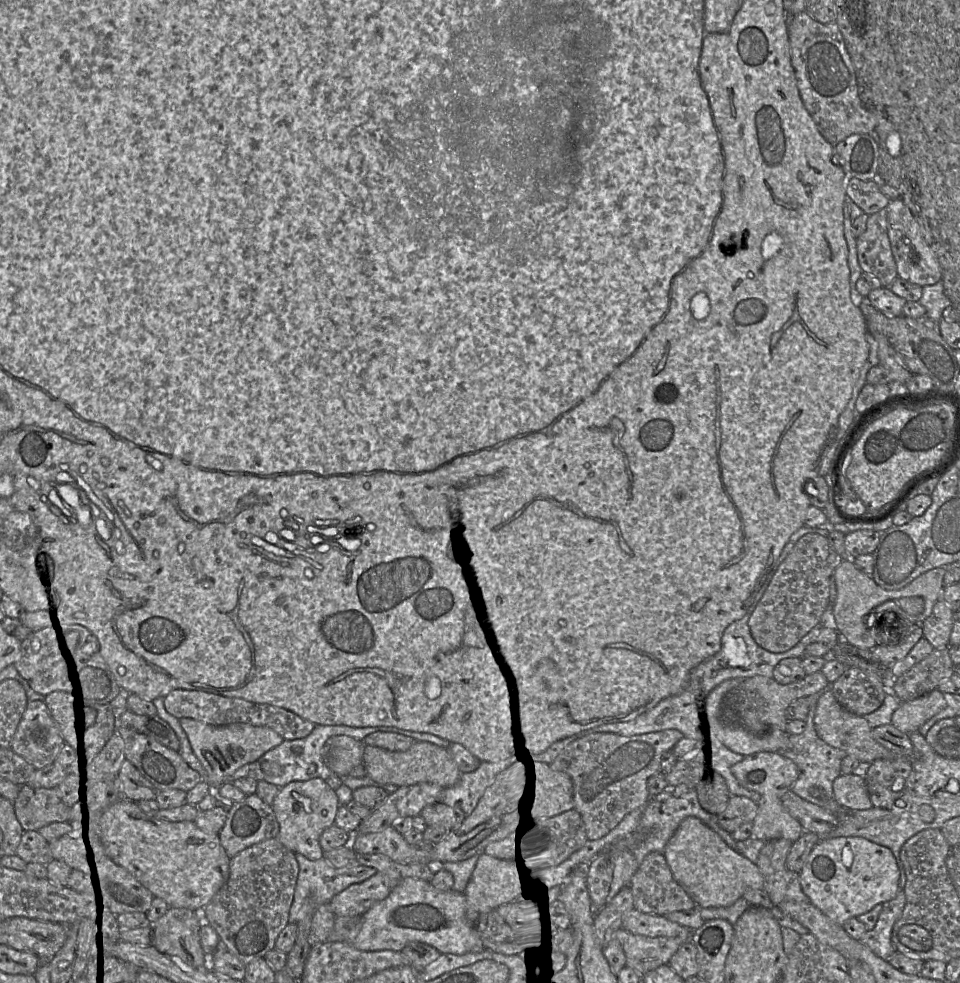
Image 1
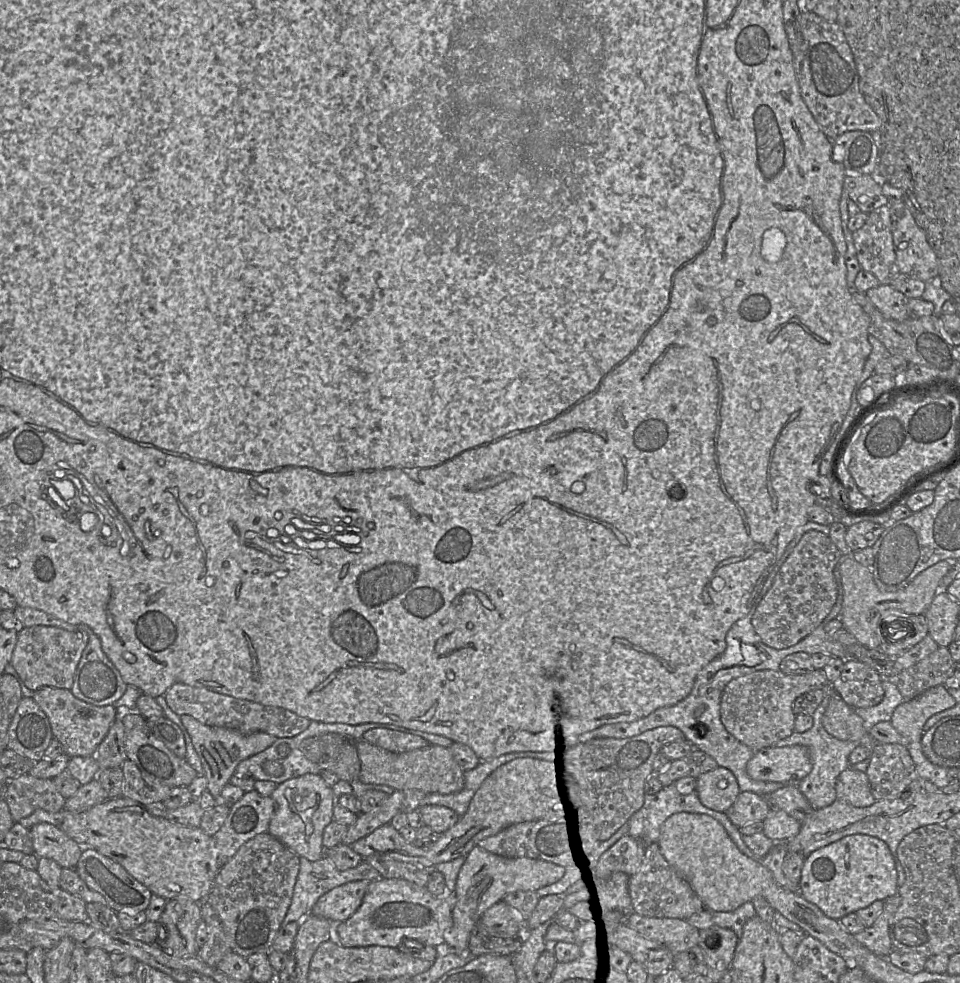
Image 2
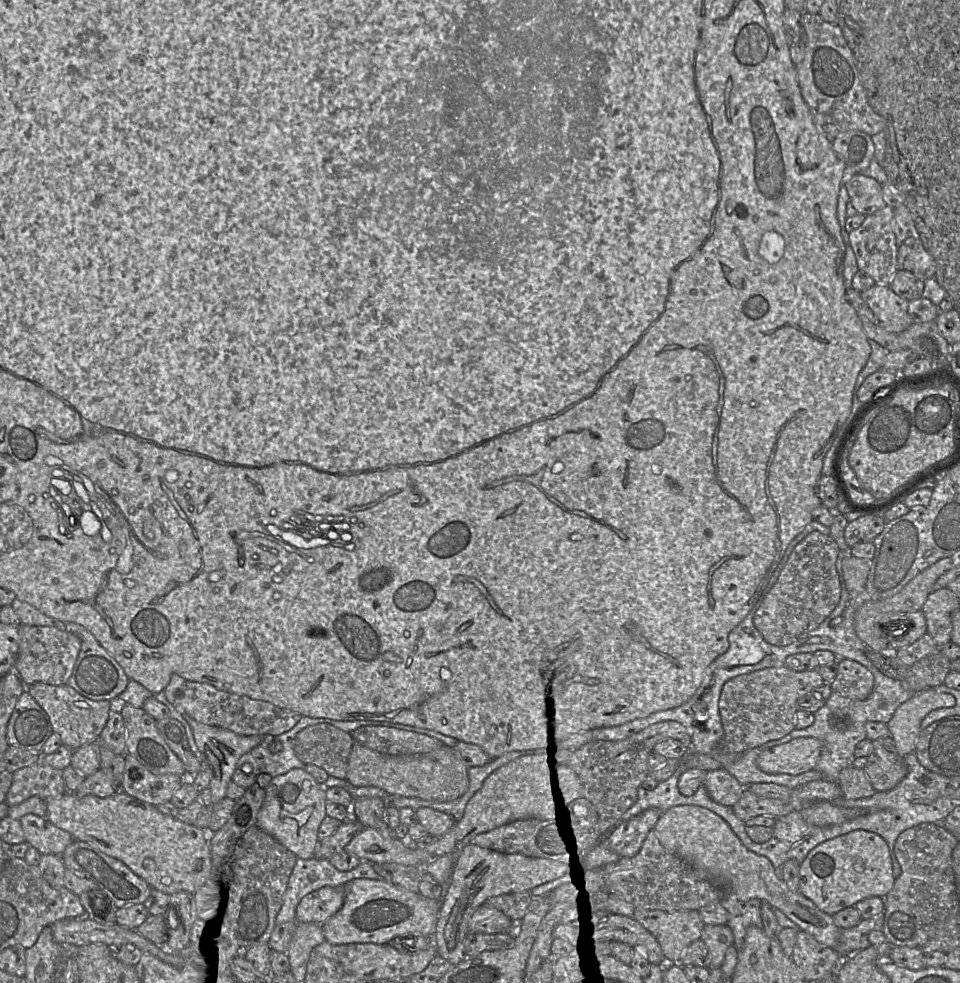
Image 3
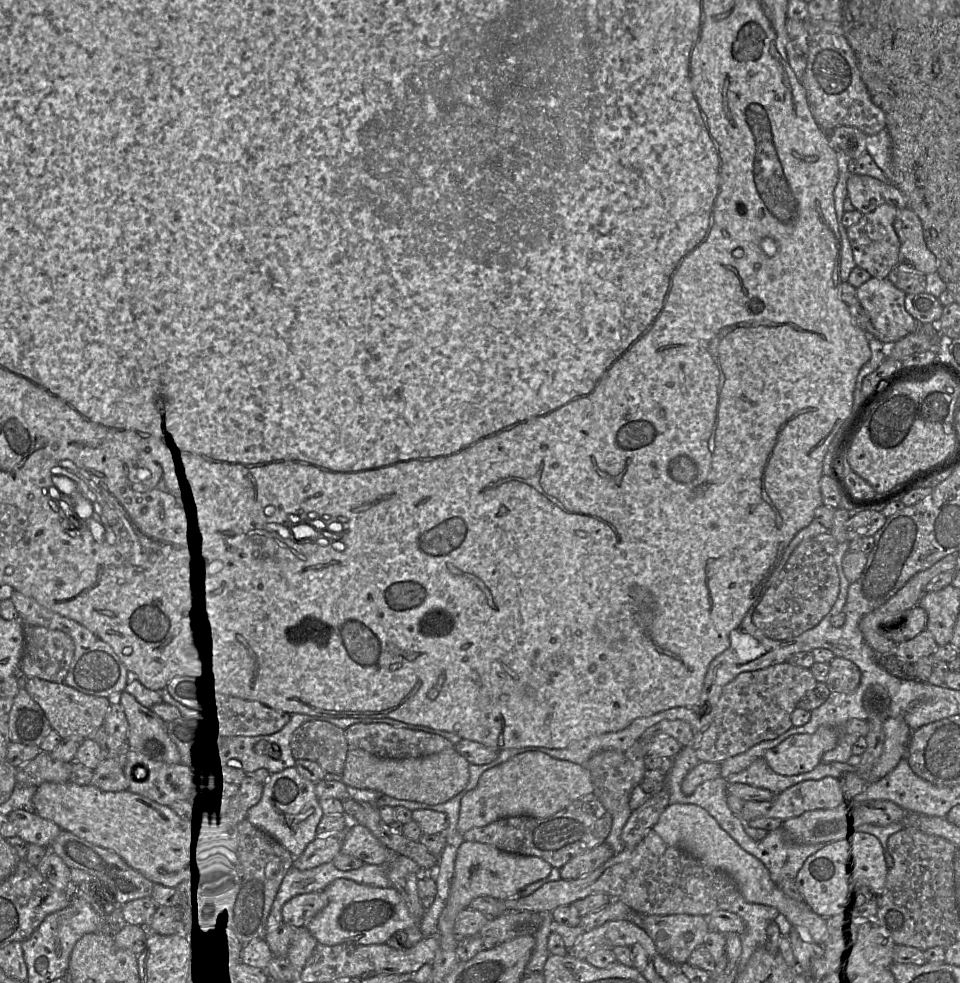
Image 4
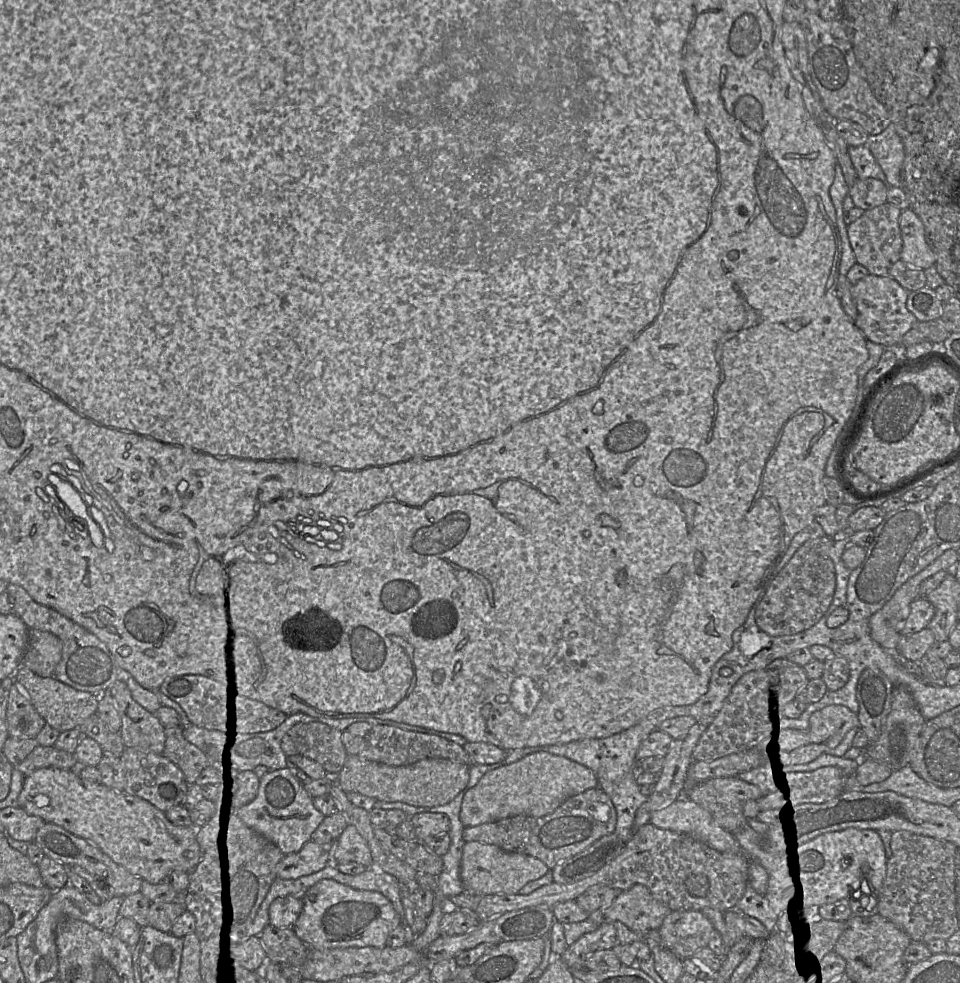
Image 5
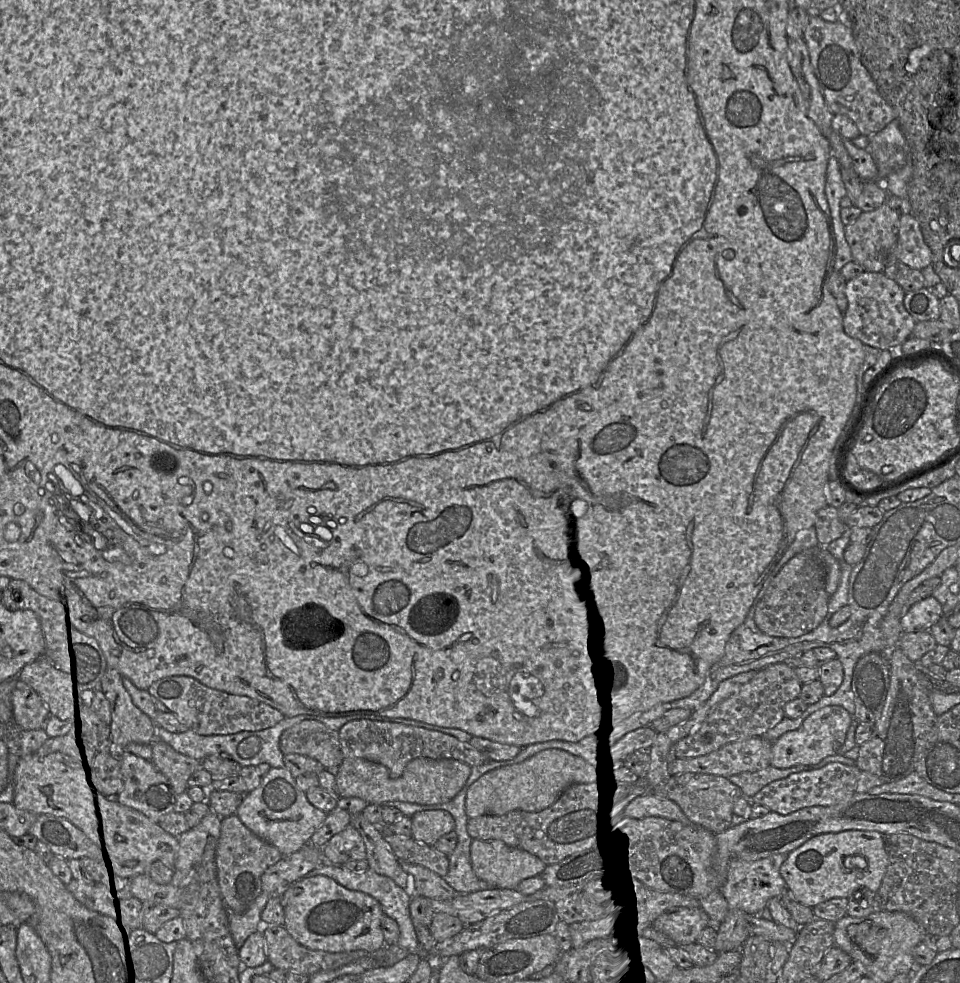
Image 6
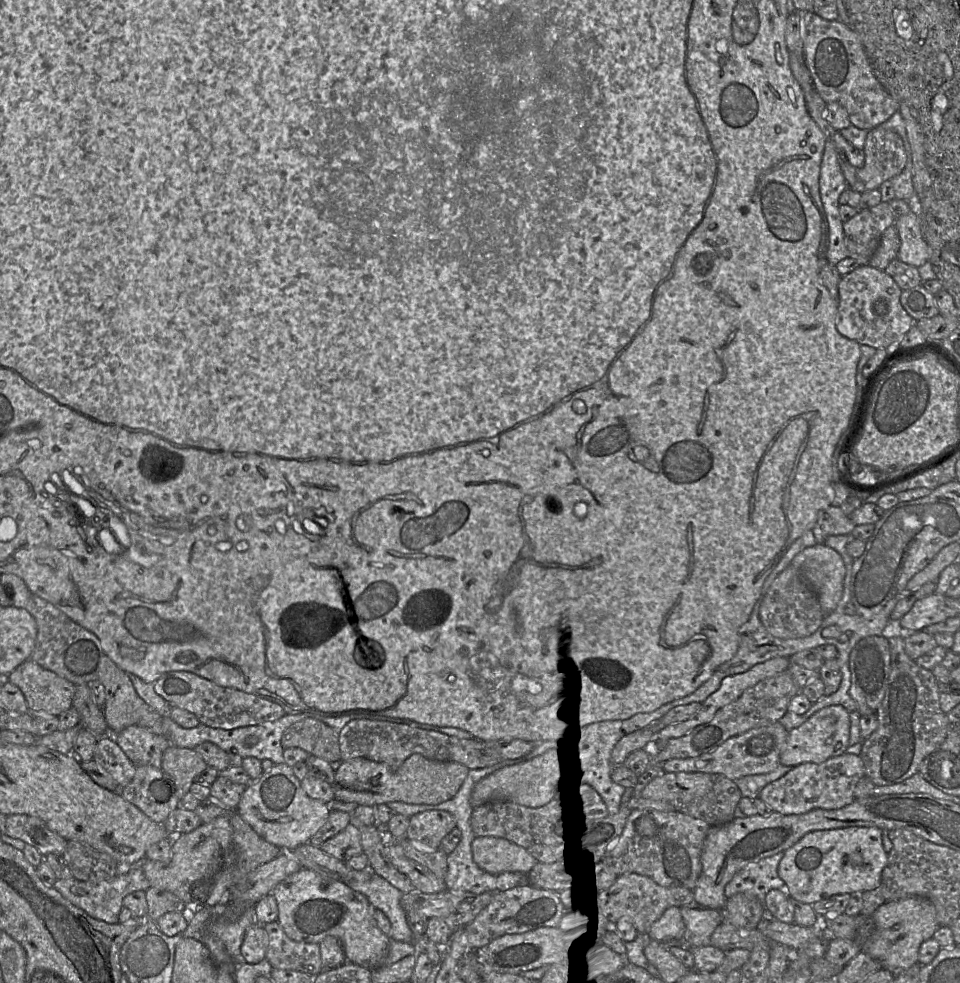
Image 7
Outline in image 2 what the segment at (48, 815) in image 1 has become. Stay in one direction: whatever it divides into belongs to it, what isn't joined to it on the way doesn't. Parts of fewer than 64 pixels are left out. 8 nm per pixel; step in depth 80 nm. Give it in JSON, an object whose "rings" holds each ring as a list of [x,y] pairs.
{"rings":[[[30,773],[9,780],[5,800],[15,822],[20,822],[37,809],[60,813],[66,803],[53,779],[37,778]]]}

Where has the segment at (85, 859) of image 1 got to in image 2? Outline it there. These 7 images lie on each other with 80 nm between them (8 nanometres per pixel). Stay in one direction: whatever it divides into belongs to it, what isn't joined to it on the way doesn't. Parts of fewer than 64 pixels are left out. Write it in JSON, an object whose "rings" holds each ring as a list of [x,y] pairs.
{"rings":[[[41,822],[30,829],[34,854],[56,861],[62,868],[75,869],[83,847],[58,826]]]}

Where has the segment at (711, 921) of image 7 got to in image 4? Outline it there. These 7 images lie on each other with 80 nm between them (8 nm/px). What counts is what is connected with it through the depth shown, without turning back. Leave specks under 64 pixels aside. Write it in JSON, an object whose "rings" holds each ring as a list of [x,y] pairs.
{"rings":[[[644,915],[642,928],[653,939],[658,953],[677,965],[688,961],[695,948],[704,945],[710,931],[701,915]]]}

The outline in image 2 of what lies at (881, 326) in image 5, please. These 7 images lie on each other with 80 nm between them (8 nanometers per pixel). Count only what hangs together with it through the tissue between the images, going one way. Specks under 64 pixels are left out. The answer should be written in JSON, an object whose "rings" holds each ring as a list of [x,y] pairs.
{"rings":[[[880,284],[865,294],[884,317],[895,321],[905,321],[908,318],[909,298],[890,284]]]}

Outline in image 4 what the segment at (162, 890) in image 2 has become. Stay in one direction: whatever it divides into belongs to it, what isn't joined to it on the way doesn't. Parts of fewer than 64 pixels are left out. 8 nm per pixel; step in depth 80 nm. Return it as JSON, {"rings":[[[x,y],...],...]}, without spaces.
{"rings":[[[44,782],[33,796],[34,812],[88,842],[118,855],[127,866],[154,884],[174,888],[182,881],[190,881],[203,867],[206,858],[204,826],[181,821],[169,810],[148,798],[124,790],[103,791],[87,784]]]}

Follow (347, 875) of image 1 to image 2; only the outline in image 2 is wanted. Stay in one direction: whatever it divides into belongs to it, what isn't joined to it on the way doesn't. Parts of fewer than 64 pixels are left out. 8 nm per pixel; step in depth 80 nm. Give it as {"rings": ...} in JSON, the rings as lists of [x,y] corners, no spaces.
{"rings":[[[303,857],[299,858],[299,871],[293,888],[291,903],[287,913],[283,919],[282,925],[290,922],[300,922],[310,915],[311,910],[317,900],[328,891],[341,886],[343,884],[361,880],[374,881],[380,878],[378,872],[370,865],[360,862],[356,867],[340,871],[326,857],[322,857],[316,861],[309,861]]]}

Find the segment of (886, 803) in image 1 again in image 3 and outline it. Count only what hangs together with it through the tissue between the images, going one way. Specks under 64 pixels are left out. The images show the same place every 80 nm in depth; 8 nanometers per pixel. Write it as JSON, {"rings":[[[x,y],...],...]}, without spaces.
{"rings":[[[891,736],[873,740],[872,746],[863,770],[876,792],[890,791],[907,775],[908,765],[898,754]]]}

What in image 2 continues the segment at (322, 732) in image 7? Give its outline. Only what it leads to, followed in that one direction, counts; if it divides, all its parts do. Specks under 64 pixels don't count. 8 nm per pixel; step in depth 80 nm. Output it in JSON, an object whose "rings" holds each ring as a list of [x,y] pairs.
{"rings":[[[326,733],[304,739],[299,745],[305,757],[322,770],[335,773],[339,780],[358,780],[360,760],[354,741],[338,733]]]}

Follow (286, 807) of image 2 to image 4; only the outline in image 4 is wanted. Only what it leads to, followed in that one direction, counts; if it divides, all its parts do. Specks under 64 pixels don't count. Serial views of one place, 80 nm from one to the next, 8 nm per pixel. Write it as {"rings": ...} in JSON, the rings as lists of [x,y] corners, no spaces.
{"rings":[[[296,767],[270,774],[264,783],[261,800],[249,809],[247,819],[275,838],[294,858],[297,858],[317,837],[317,826],[324,816],[315,785],[316,783],[303,777]]]}

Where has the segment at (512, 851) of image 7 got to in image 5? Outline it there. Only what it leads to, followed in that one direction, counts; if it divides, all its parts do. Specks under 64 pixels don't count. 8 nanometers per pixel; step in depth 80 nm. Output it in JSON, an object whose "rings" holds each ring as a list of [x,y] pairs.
{"rings":[[[469,841],[465,843],[462,852],[460,879],[464,892],[473,895],[519,894],[528,882],[541,878],[548,871],[547,865],[530,855],[508,852],[492,844]]]}

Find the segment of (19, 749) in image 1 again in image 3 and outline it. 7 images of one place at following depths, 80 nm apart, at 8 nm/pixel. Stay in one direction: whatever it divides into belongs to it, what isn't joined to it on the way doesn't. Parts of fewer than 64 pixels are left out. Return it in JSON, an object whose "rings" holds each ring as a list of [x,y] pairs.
{"rings":[[[23,691],[8,723],[9,746],[42,753],[43,745],[52,733],[46,712],[29,691]]]}

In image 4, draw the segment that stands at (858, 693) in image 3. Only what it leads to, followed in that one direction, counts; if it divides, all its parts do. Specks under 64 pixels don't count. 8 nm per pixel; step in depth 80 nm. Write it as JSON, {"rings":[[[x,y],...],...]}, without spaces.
{"rings":[[[835,657],[829,663],[829,674],[826,684],[831,692],[852,693],[861,682],[861,671],[852,661]]]}

